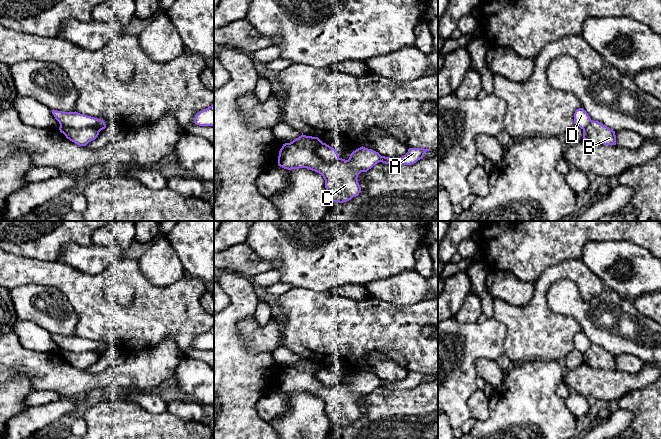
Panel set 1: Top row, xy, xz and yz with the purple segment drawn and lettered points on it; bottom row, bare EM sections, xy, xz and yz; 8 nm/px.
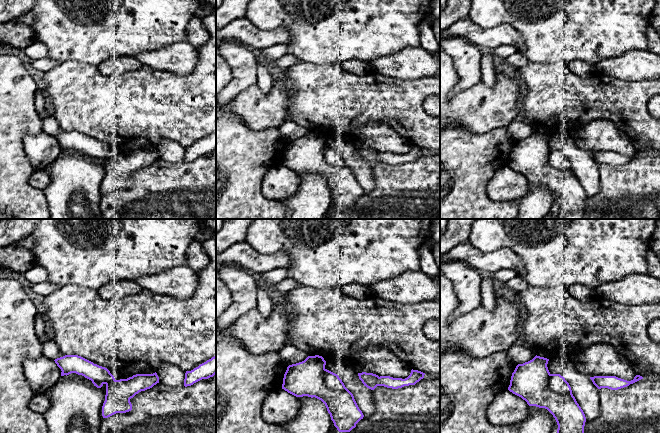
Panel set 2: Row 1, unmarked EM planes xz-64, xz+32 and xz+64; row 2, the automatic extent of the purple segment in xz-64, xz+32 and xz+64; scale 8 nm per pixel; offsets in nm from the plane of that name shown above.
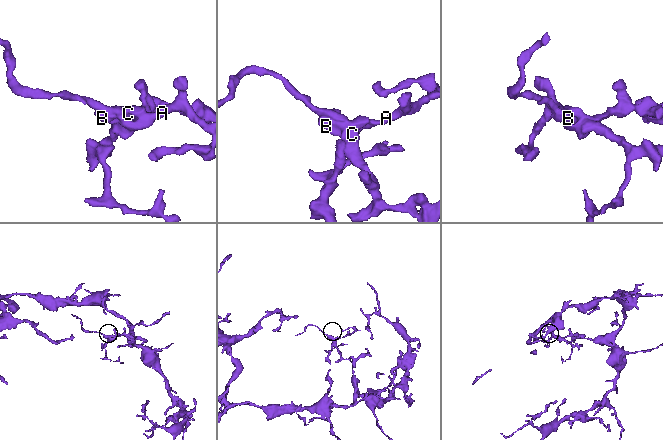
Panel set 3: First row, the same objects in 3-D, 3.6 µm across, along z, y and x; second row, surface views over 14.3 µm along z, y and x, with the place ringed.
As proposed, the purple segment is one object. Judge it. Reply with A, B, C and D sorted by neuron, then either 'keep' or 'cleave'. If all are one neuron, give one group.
A D / B C; cleave

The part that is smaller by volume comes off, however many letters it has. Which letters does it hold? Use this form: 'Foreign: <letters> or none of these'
Foreign: A, D

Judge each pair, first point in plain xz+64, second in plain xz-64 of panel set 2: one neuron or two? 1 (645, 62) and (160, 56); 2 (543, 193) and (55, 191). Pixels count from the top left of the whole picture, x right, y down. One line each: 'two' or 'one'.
1: one
2: one

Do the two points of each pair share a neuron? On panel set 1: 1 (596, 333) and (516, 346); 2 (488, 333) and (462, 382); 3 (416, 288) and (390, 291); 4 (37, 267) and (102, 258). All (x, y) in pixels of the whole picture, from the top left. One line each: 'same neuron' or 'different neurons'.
1: different neurons
2: same neuron
3: same neuron
4: different neurons

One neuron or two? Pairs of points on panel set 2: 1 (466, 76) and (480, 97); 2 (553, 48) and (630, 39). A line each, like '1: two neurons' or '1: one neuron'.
1: two neurons
2: one neuron

